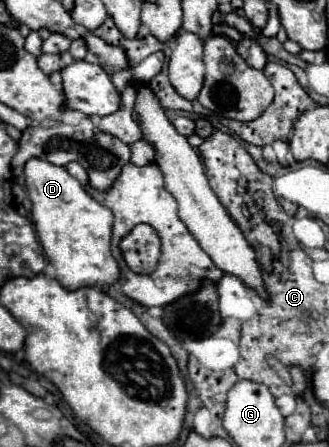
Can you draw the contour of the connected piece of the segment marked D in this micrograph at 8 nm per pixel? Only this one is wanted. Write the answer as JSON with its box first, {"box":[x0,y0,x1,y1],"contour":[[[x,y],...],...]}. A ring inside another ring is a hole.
{"box":[23,157,119,289],"contour":[[[31,157],[23,167],[27,193],[33,203],[33,223],[43,245],[45,257],[55,267],[55,277],[67,289],[81,285],[107,287],[119,277],[117,261],[109,251],[113,213],[93,201],[81,183],[63,165],[53,165],[41,157]]]}

